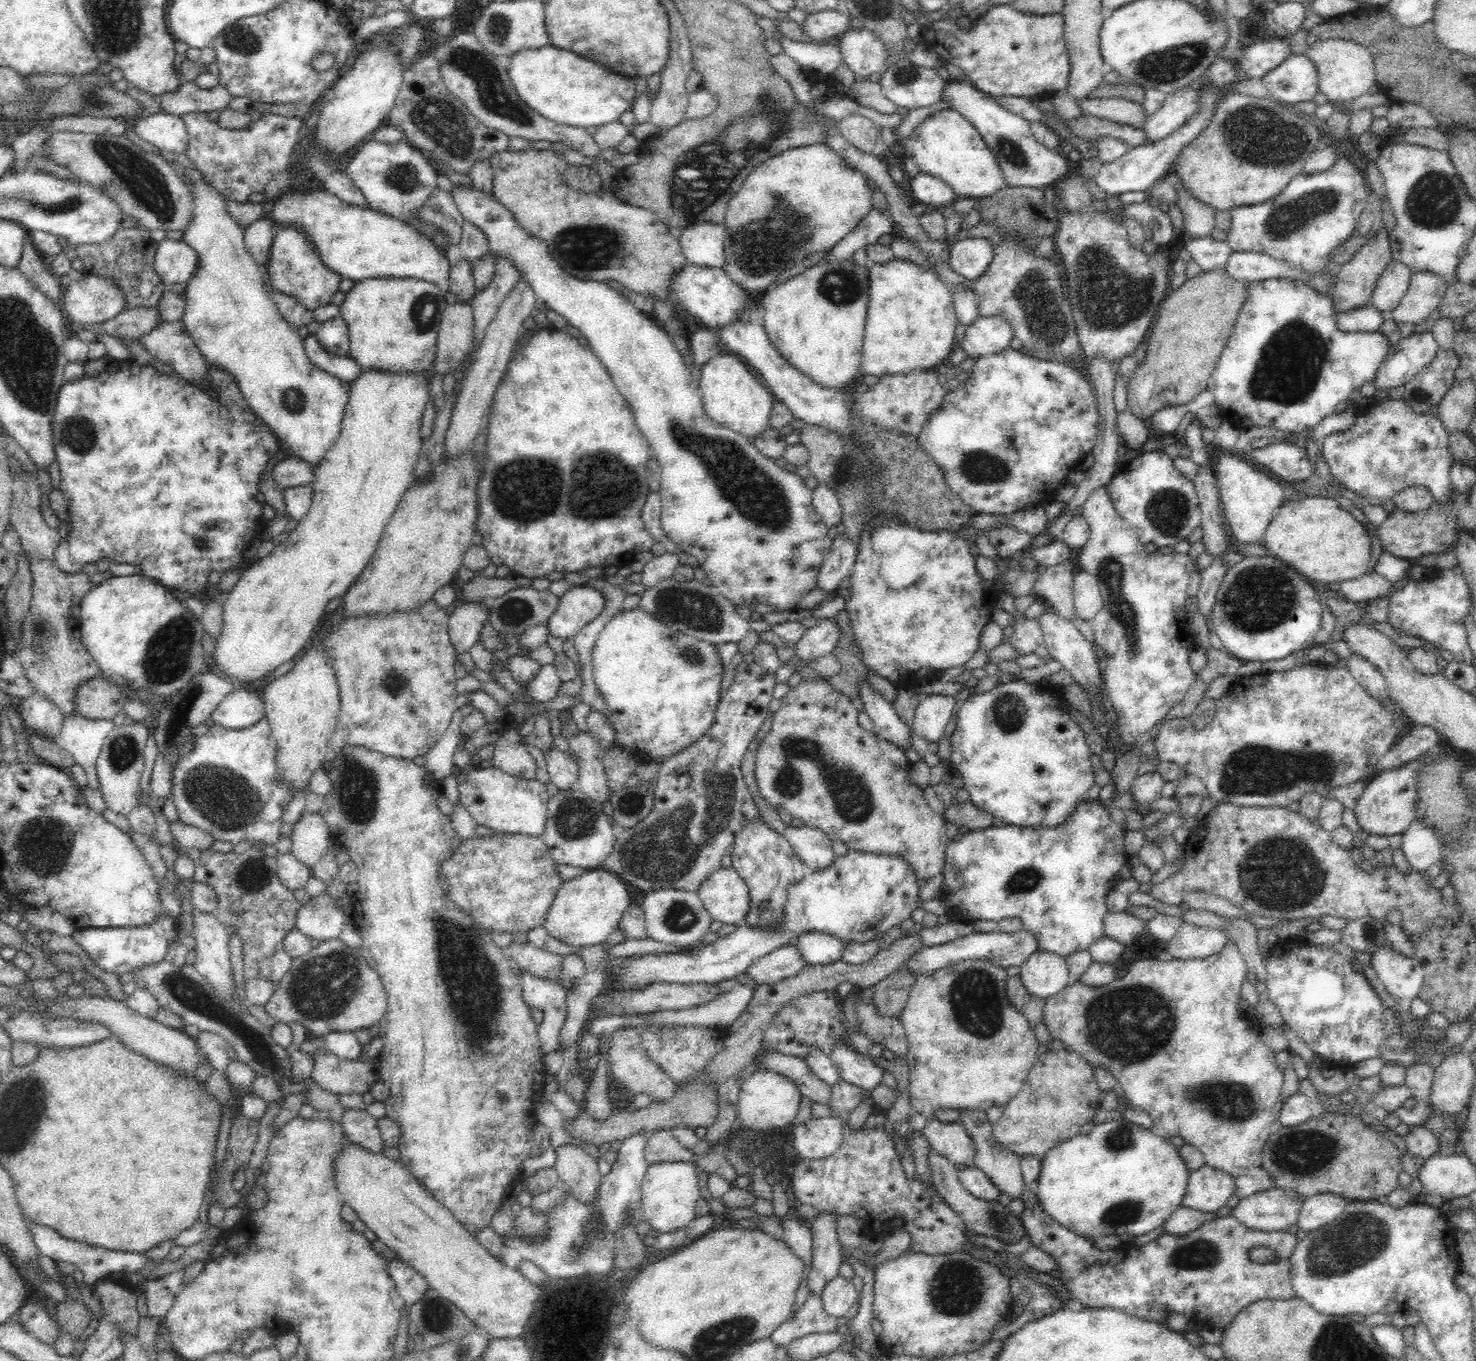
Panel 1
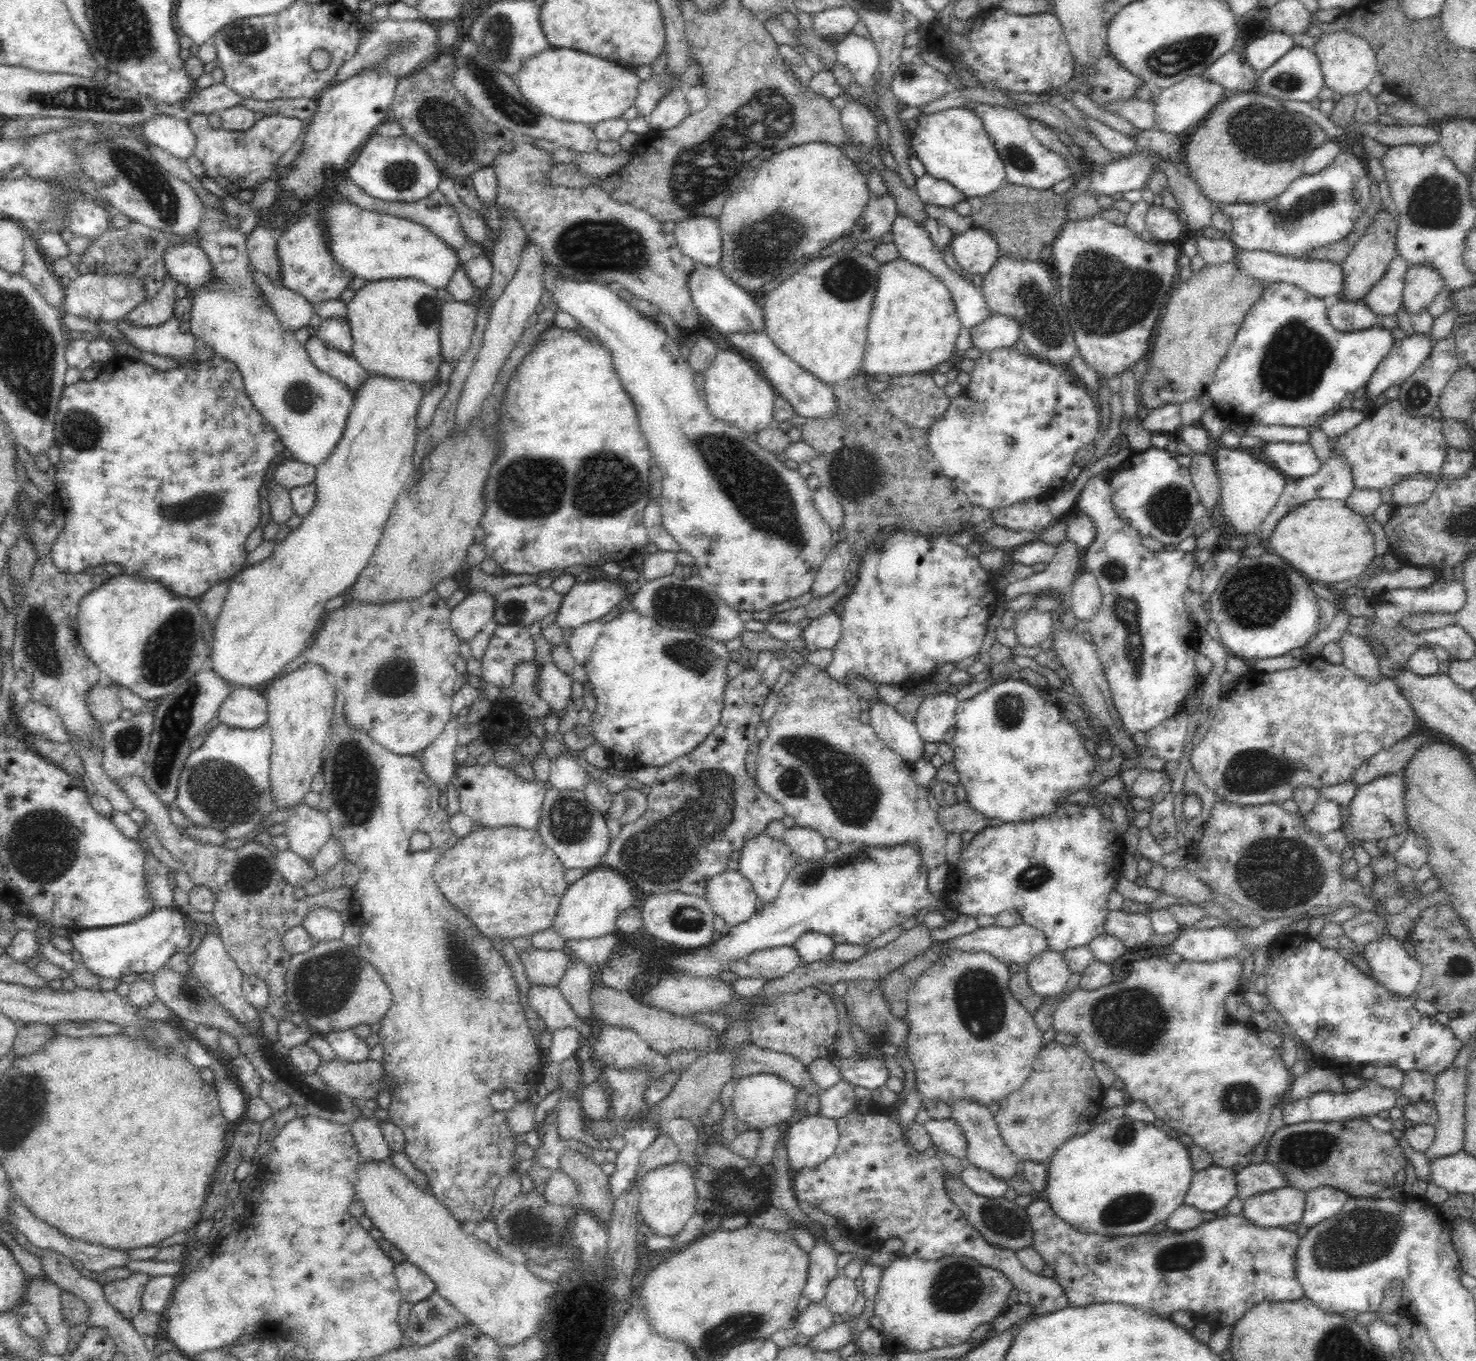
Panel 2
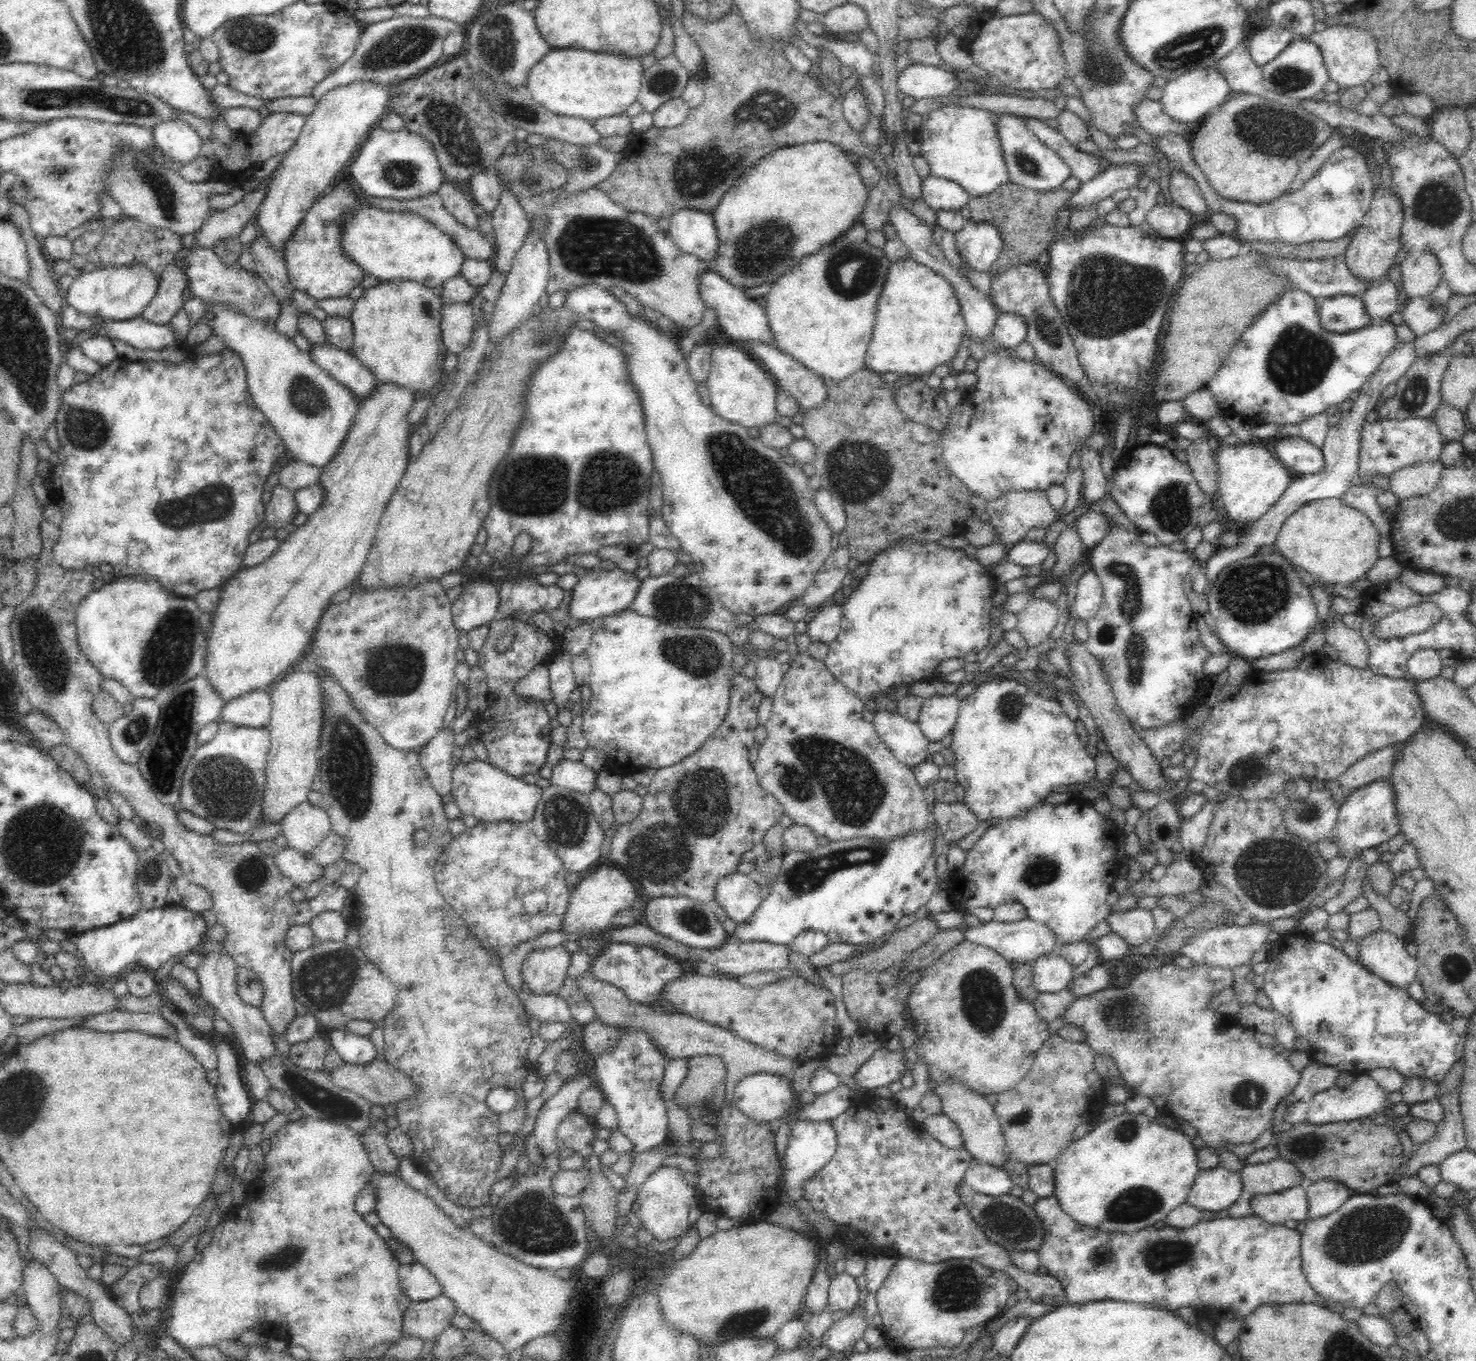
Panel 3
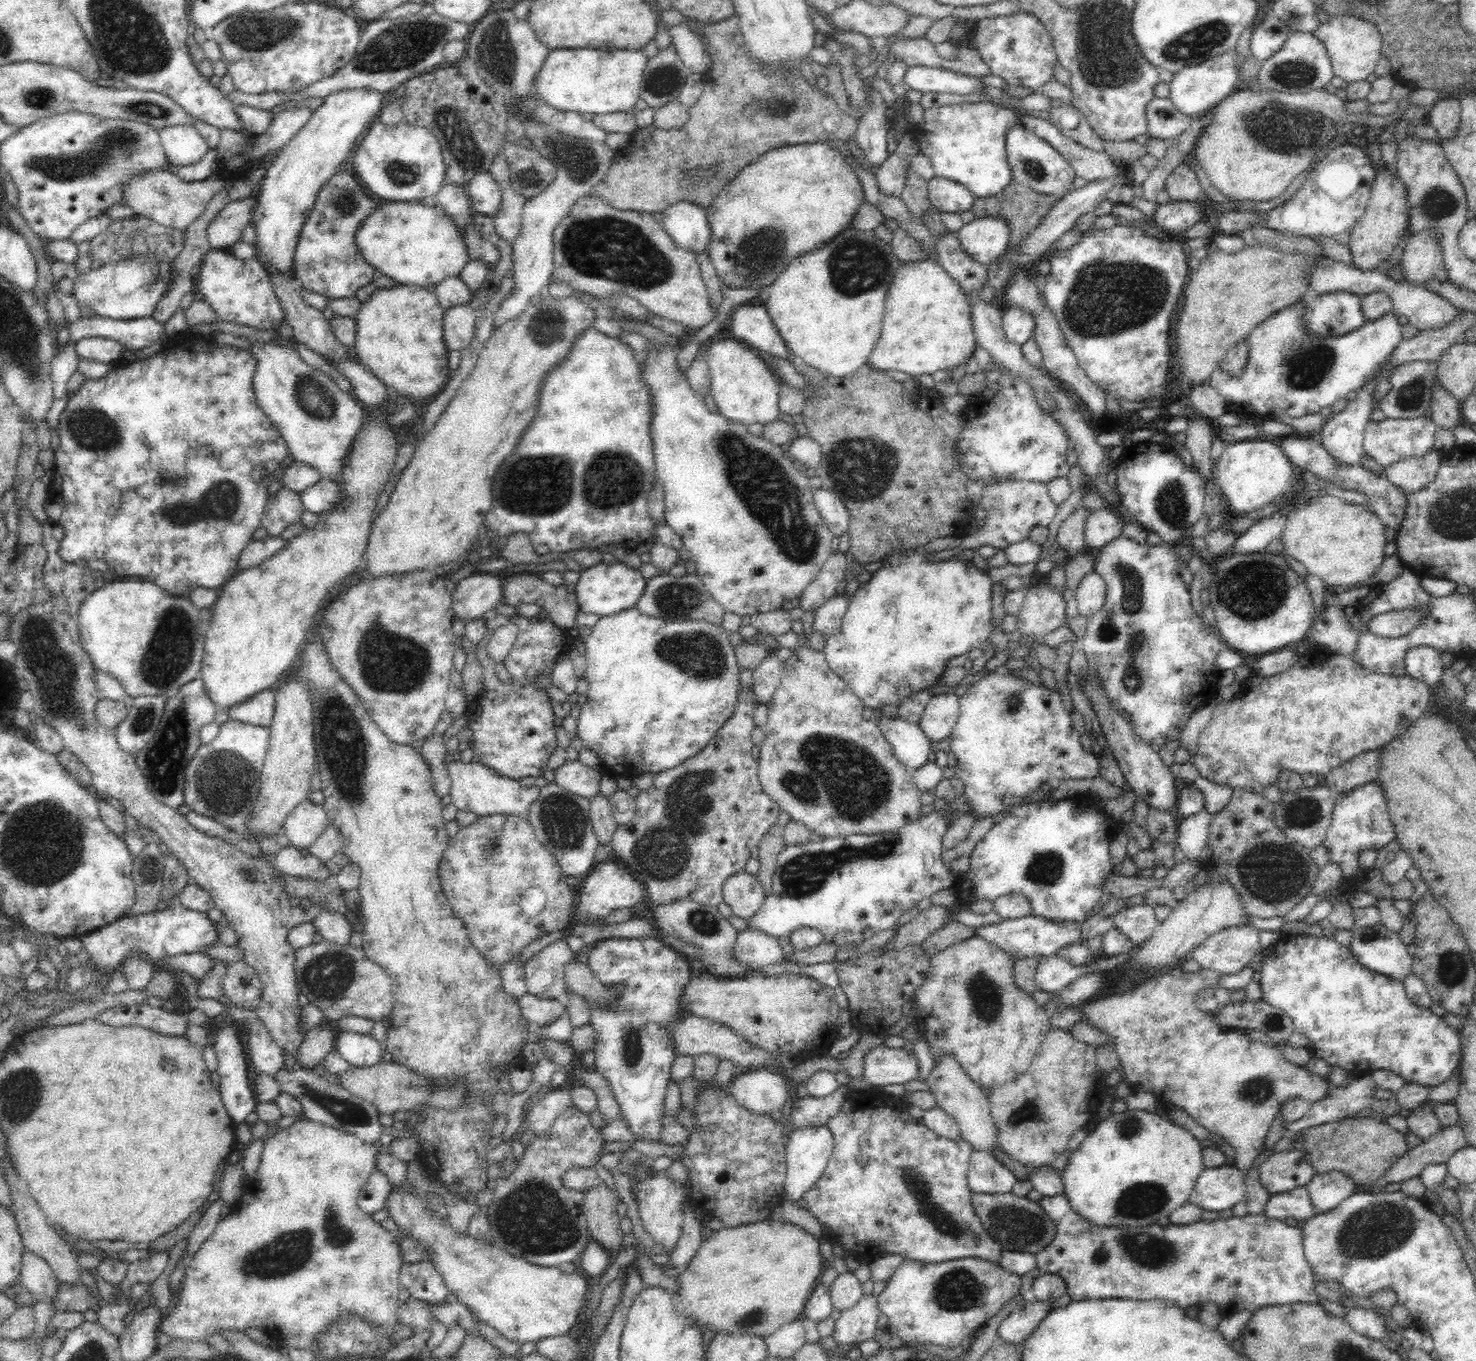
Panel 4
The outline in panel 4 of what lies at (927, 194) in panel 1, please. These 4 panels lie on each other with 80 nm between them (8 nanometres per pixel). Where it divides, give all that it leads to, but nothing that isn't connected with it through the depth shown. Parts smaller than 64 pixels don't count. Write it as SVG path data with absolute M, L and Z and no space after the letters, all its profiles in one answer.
M942 177L930 178L926 189L928 189L928 203L938 212L966 212L970 210L975 198L963 184Z

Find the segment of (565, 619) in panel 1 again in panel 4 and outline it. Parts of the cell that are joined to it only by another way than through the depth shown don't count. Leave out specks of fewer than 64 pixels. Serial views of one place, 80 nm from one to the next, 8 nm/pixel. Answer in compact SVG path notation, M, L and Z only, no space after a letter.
M596 564L591 568L584 568L577 581L575 595L578 603L578 613L592 613L599 617L619 613L635 606L640 594L646 587L647 580L636 568L628 568L624 564Z

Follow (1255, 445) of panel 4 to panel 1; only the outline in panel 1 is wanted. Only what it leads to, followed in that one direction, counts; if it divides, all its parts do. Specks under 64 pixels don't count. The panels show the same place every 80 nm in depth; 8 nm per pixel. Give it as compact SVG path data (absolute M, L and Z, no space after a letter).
M1228 450L1212 464L1221 502L1222 518L1228 523L1234 538L1244 545L1261 544L1266 528L1283 502L1282 482L1270 472L1248 459Z

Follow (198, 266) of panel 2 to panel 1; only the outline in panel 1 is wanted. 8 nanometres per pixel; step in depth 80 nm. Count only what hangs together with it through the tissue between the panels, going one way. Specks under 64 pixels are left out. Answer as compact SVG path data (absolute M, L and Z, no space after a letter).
M163 239L156 246L154 271L165 285L180 282L184 285L198 270L198 256L194 249L180 240Z

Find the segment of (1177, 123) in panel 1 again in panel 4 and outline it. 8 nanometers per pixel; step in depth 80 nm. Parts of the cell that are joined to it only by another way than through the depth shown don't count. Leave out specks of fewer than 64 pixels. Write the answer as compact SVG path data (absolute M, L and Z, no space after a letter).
M1234 49L1212 60L1206 60L1198 66L1188 66L1180 70L1169 83L1168 99L1180 113L1192 118L1203 115L1206 111L1214 110L1226 96L1230 96L1233 91L1237 90L1238 62L1237 51Z

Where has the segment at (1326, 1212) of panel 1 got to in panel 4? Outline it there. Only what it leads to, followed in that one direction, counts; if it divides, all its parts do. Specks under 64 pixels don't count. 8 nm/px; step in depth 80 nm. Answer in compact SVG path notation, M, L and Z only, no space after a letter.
M1340 1171L1314 1175L1306 1187L1314 1207L1314 1214L1331 1211L1359 1189L1352 1179Z

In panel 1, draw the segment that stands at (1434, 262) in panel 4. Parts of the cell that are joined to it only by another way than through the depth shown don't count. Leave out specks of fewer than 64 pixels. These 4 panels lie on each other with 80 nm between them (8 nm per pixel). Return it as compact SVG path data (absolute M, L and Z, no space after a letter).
M1413 272L1407 293L1388 315L1396 326L1420 324L1439 308L1446 291L1447 282L1443 276L1433 272Z

